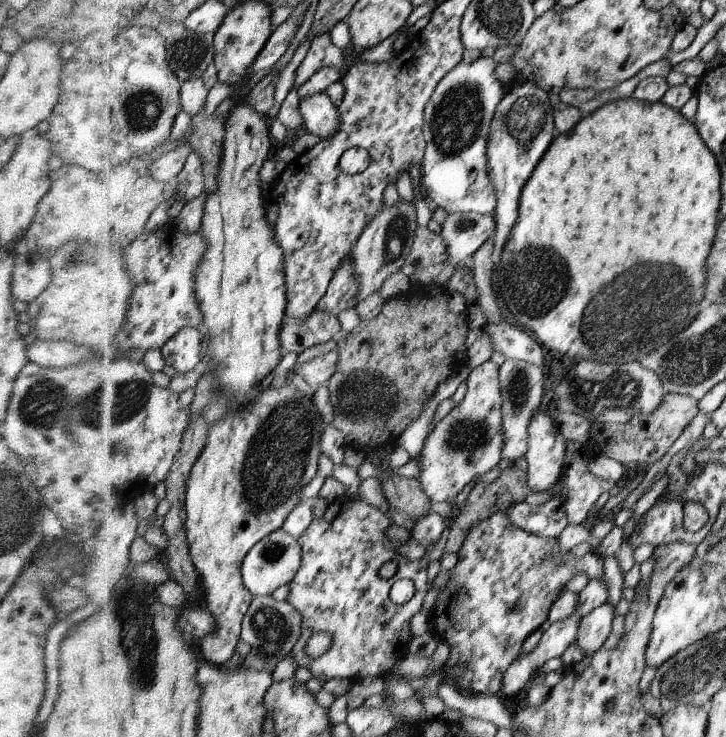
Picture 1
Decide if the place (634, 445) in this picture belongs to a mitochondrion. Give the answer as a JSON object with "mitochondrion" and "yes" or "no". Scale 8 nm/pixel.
{"mitochondrion":"no"}

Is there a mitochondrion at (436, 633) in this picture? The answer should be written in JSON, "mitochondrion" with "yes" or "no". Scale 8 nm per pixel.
{"mitochondrion":"no"}

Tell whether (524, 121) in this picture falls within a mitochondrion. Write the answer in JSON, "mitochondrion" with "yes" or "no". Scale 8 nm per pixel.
{"mitochondrion":"yes"}

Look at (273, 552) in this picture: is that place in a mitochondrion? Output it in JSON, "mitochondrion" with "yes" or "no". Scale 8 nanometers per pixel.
{"mitochondrion":"yes"}

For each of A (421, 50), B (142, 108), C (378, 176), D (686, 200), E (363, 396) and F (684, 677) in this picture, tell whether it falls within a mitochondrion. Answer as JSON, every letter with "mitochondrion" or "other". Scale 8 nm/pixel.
{"A":"other","B":"mitochondrion","C":"other","D":"other","E":"mitochondrion","F":"mitochondrion"}

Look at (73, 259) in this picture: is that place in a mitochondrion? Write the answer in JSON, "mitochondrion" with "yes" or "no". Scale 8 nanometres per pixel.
{"mitochondrion":"yes"}

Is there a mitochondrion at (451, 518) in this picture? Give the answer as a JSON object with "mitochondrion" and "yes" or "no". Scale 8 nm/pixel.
{"mitochondrion":"no"}

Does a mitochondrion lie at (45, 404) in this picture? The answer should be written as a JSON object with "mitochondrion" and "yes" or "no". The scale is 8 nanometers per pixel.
{"mitochondrion":"yes"}

